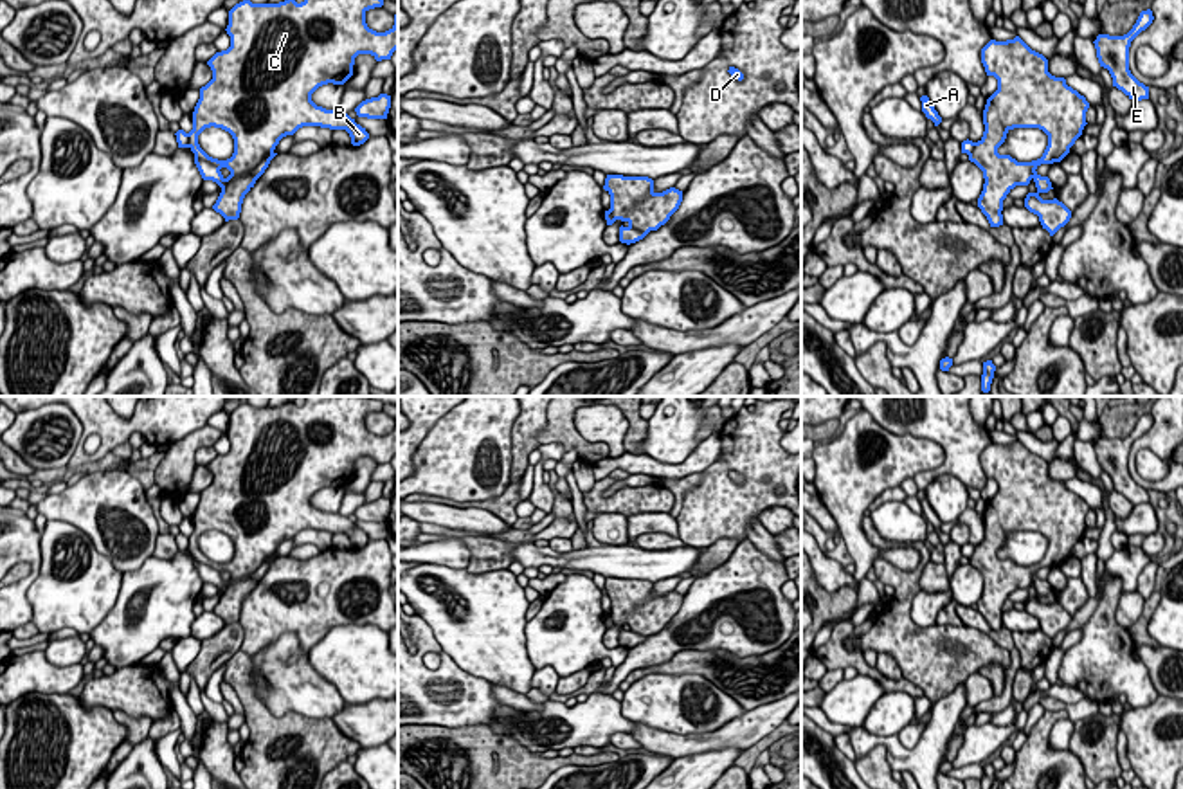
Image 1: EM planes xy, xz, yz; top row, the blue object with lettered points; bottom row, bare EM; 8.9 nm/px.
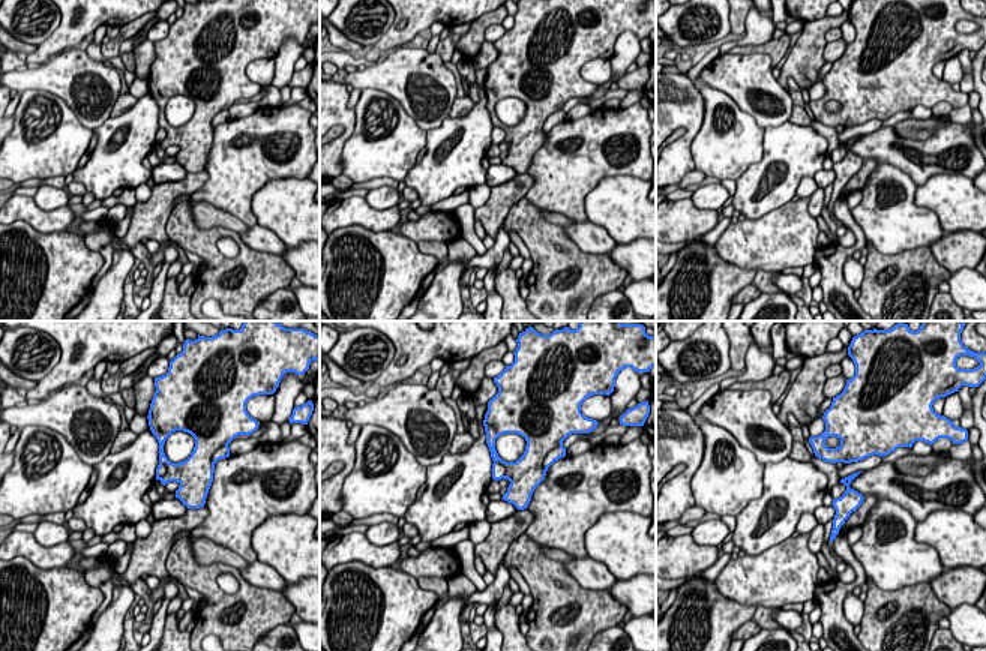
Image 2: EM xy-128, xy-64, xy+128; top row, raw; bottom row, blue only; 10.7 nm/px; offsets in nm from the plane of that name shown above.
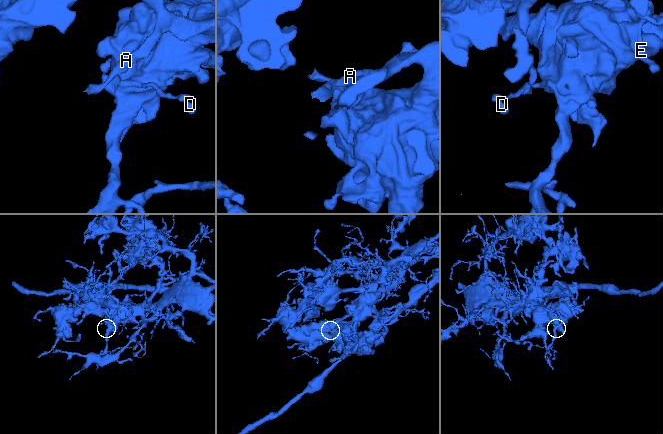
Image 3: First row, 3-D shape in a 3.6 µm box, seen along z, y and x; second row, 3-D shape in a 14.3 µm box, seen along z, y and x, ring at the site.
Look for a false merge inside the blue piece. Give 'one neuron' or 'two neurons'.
two neurons

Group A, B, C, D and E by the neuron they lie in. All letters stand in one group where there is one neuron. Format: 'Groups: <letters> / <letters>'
Groups: A B C E / D

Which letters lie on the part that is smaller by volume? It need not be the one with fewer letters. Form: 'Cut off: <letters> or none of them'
Cut off: D

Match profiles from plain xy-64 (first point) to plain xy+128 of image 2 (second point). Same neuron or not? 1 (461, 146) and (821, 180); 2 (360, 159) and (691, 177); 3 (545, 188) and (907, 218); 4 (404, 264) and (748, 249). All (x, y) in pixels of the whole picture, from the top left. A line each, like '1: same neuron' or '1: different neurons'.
1: different neurons
2: different neurons
3: different neurons
4: different neurons

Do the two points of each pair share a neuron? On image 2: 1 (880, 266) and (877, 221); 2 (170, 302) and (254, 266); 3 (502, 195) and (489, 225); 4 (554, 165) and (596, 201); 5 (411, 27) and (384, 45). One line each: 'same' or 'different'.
1: different
2: different
3: same
4: different
5: same

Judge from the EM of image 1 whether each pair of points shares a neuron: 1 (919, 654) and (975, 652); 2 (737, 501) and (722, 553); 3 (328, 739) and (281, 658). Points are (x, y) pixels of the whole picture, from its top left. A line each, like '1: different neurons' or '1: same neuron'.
1: same neuron
2: different neurons
3: different neurons

